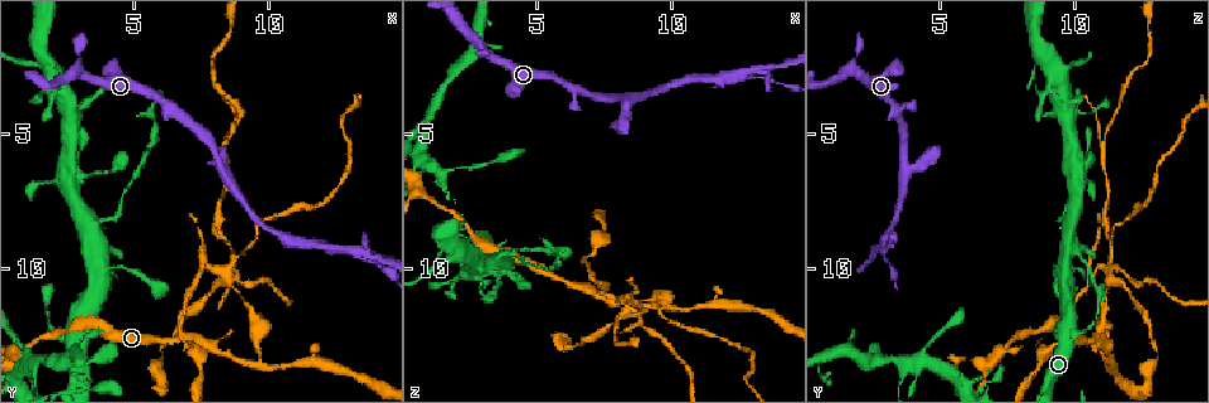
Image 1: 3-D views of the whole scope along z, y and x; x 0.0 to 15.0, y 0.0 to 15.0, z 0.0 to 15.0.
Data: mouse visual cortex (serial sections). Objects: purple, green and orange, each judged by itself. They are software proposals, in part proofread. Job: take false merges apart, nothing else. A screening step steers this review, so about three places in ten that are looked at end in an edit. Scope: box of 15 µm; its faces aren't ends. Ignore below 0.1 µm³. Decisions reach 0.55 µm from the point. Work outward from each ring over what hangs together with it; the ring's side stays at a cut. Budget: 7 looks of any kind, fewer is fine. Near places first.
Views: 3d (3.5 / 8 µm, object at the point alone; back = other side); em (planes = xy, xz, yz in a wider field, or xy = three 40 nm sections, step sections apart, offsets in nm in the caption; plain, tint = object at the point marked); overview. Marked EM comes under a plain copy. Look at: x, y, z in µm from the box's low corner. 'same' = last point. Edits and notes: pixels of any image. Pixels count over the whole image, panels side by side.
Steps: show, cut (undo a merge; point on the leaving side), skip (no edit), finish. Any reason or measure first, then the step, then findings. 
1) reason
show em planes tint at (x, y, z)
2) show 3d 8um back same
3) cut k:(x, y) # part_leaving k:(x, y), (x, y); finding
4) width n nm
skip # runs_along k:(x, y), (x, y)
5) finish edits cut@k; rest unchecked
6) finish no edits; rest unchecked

arms part here
show 3d 8um at (9.6, 13.5, 11.5)

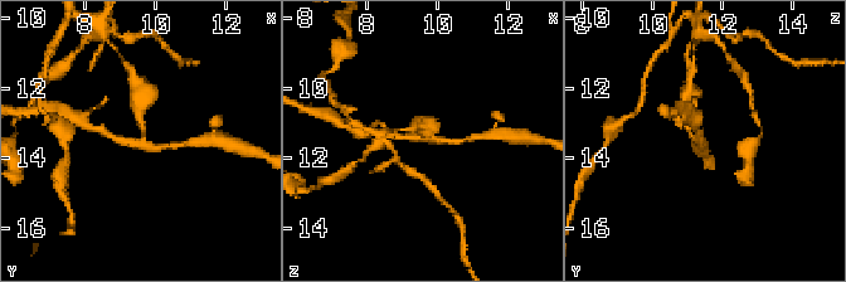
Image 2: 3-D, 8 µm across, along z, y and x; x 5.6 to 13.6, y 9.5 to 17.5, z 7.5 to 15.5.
show 3d 3.5um at (9.6, 13.5, 11.4)

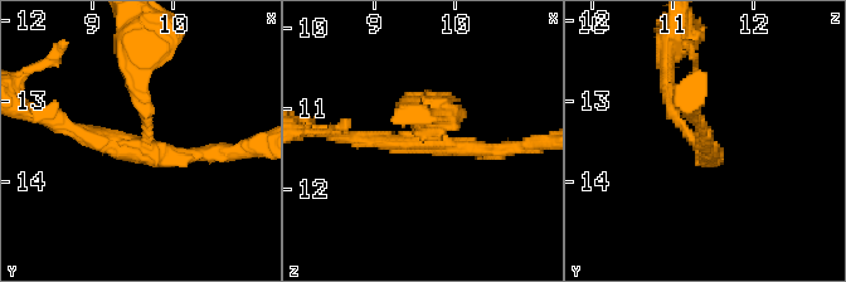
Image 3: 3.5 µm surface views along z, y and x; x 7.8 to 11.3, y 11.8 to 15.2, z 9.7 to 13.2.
arms 3; arm_widths 150, 200, 200 nm; now the EM
show em xy step 3 tint at (9.60, 13.55, 11.35)

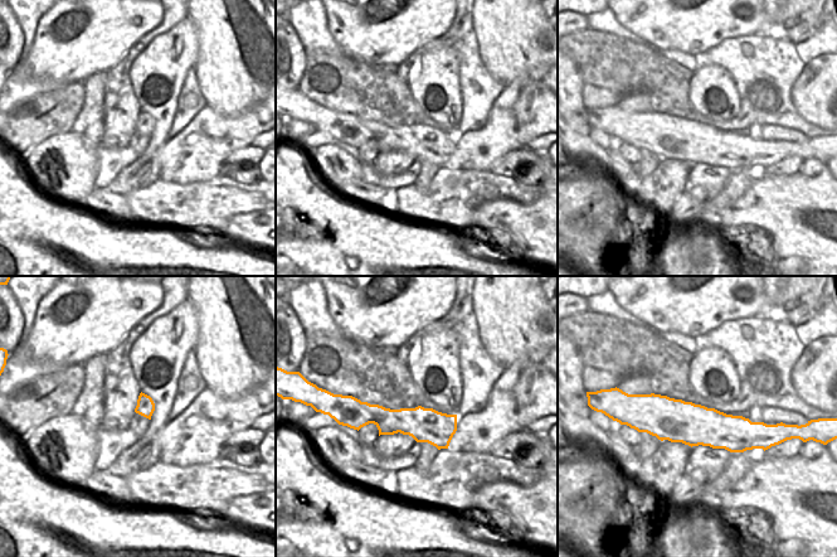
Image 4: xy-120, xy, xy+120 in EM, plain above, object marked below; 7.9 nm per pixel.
skip # runs_along 4:(634, 410), (720, 431), (762, 431); all the same cell

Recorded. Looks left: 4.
small branch off a trunk
show 3d 8um at (3.7, 8.4, 9.6)

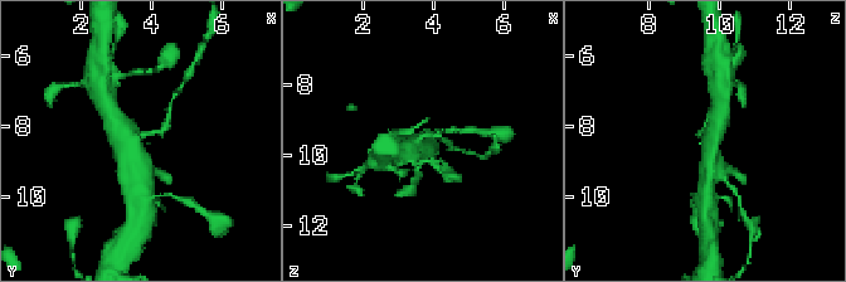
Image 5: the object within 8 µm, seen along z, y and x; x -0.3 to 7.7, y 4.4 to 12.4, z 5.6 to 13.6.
arms 3; arm_widths 150, 500, 600 nm
show em xy step 1 tint at (3.5, 8.3, 9.6)

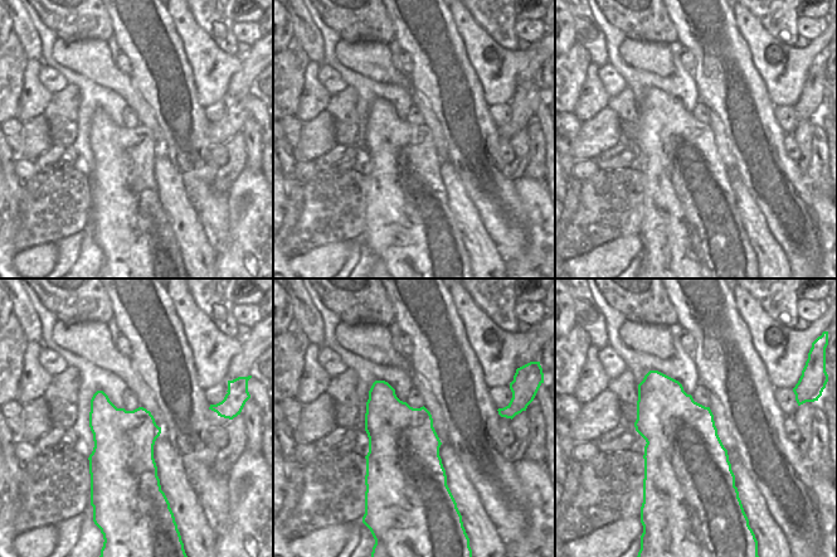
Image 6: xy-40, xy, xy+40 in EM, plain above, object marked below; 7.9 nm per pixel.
width 550 nm
skip # runs_along 5:(140, 176), (130, 141), (111, 112); continuous, no second cell

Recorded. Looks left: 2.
finish no edits; rest unchecked

